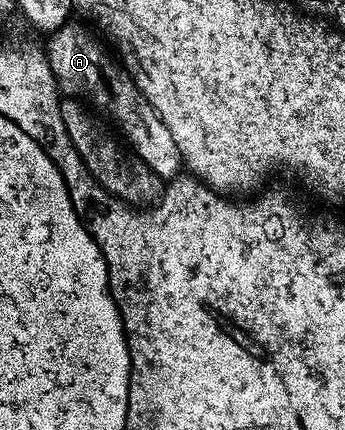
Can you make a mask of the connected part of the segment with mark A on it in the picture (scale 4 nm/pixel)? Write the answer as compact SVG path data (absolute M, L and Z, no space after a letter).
M69 23L56 29L48 38L46 52L56 84L73 98L87 99L93 106L101 105L124 132L123 140L129 141L131 152L142 158L163 179L171 179L181 172L182 162L178 143L170 136L166 123L142 95L135 80L123 73L121 62L104 50L104 45L84 25Z

